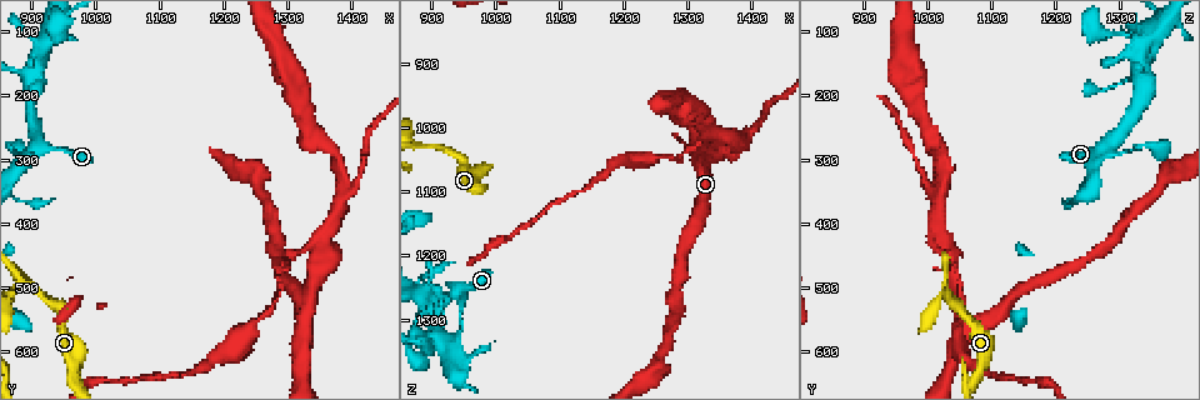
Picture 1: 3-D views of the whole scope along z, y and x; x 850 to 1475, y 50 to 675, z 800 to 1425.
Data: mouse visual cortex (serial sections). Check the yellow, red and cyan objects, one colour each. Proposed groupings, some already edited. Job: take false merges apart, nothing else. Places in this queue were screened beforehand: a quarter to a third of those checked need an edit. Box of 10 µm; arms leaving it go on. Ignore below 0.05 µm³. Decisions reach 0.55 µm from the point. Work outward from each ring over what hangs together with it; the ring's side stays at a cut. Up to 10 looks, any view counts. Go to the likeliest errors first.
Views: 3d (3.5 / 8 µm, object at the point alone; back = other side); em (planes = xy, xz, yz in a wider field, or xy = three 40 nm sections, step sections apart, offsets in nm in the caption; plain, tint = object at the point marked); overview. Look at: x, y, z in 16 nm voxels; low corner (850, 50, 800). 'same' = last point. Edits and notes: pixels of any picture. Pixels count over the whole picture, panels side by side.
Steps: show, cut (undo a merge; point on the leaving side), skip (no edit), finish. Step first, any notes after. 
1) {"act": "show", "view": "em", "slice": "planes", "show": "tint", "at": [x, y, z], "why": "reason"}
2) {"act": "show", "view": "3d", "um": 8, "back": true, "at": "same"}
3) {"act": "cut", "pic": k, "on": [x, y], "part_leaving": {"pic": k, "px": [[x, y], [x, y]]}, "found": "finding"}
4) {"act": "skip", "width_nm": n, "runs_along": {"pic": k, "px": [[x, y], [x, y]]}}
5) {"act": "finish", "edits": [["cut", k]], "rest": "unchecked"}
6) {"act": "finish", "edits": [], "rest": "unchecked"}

{"act": "show", "view": "3d", "um": 8, "at": [895, 500, 1030], "why": "sharp bend"}

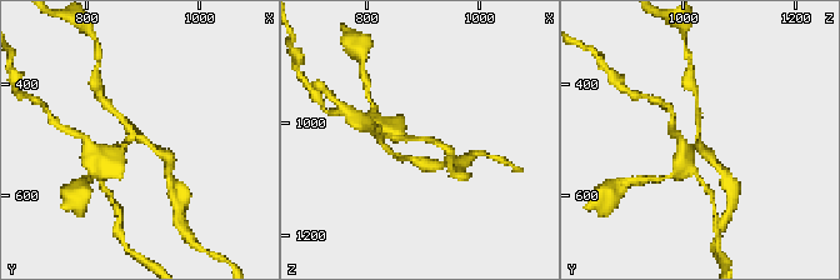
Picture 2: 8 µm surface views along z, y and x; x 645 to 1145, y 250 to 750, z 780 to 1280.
{"act": "show", "view": "em", "slice": "xy", "step": 1, "show": "tint", "at": "same", "arms": 3, "arm_widths_nm": [150, 200, 200]}

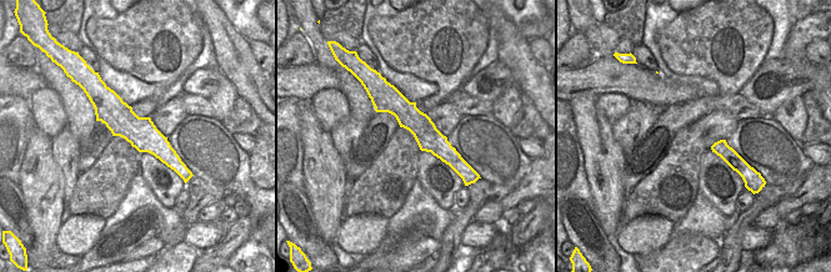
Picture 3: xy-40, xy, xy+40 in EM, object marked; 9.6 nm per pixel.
{"act": "cut", "pic": 2, "on": [390, 128], "part_leaving": {"pic": 2, "px": [[130, 140], [116, 158], [120, 180]]}, "found": "two cells meet here"}

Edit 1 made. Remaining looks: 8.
{"act": "show", "view": "3d", "um": 8, "at": [915, 280, 1275], "why": "three-way junction"}

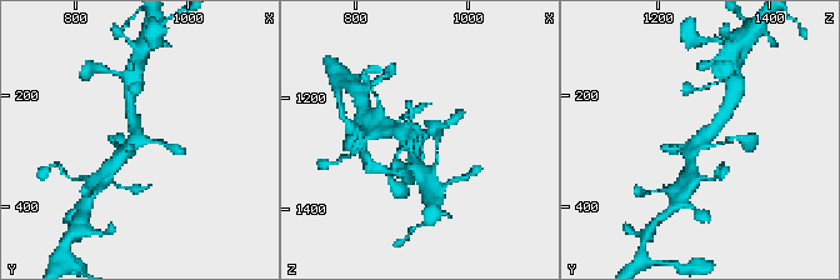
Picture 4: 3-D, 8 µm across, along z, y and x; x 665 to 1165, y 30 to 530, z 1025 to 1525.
{"act": "show", "view": "3d", "um": 3.5, "at": "same", "why": "closer look"}

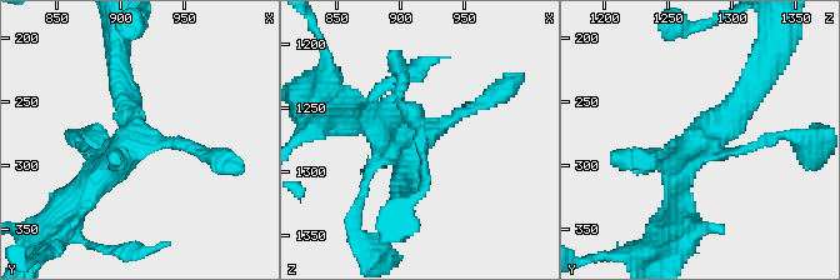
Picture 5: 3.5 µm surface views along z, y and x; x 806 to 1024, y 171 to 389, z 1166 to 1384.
{"act": "show", "view": "em", "slice": "xy", "step": 5, "show": "tint", "at": [916, 280, 1276]}

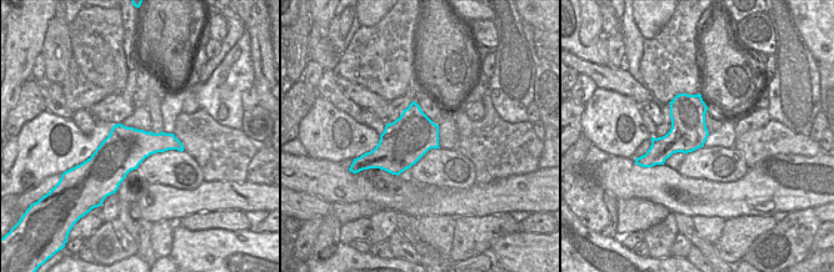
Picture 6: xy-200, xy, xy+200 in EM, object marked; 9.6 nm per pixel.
{"act": "skip", "runs_along": {"pic": 5, "px": [[488, 100], [415, 144], [404, 199]]}, "found": "continuous, no second cell"}

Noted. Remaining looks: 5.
{"act": "show", "view": "3d", "um": 3.5, "at": [1355, 430, 1020], "why": "abrupt turn"}

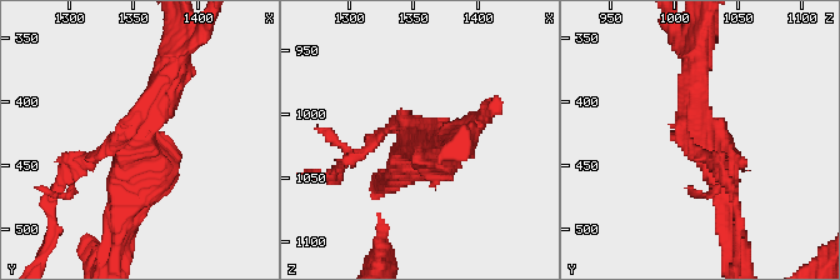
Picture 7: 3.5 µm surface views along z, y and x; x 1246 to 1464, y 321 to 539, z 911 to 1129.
{"act": "show", "view": "em", "slice": "planes", "show": "tint", "at": [1352, 434, 1020], "arms": 3, "arm_widths_nm": [150, 300, 350]}

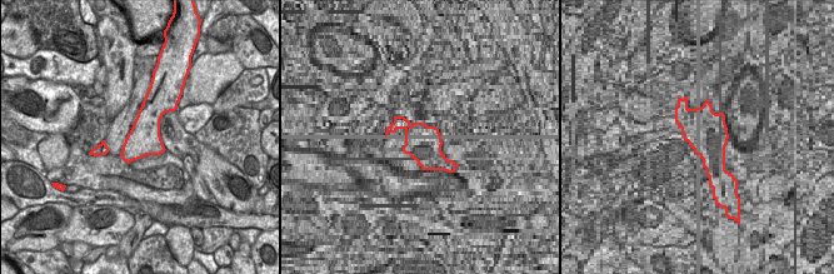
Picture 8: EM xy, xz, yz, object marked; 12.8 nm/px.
{"act": "cut", "pic": 7, "on": [358, 153], "found": "two cells meet here"}

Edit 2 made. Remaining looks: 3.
{"act": "show", "view": "overview"}

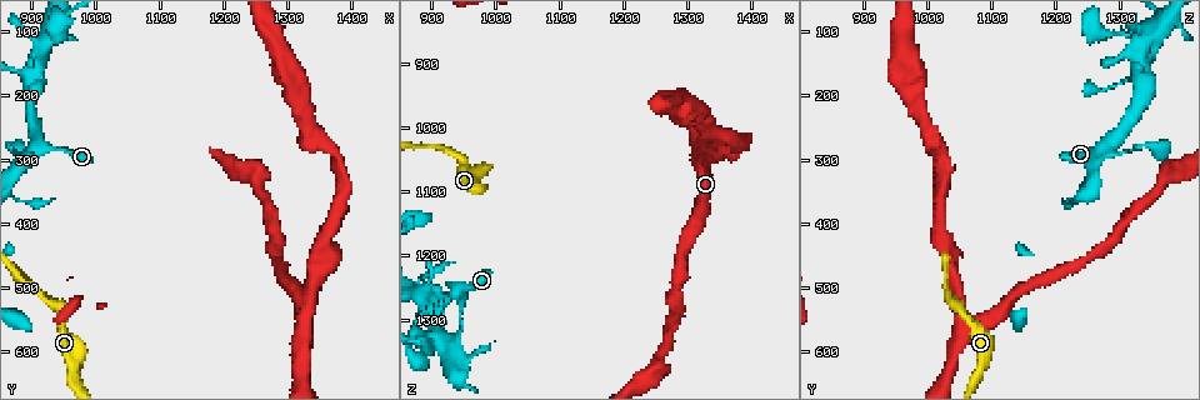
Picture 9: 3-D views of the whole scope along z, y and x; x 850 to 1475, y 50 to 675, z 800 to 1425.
{"act": "show", "view": "em", "slice": "xy", "step": 3, "show": "tint", "at": [905, 165, 1325], "why": "abrupt turn"}

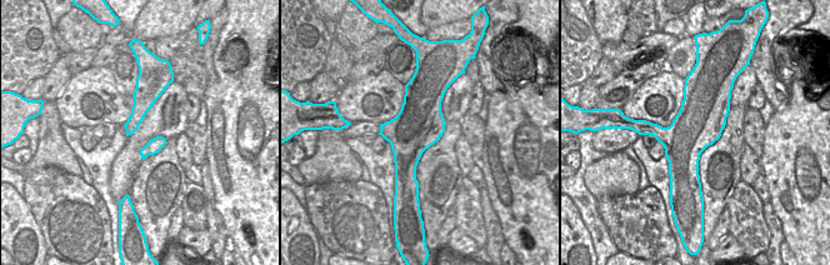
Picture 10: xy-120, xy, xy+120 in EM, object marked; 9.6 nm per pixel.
{"act": "show", "view": "3d", "um": 3.5, "at": "same", "why": "see where the arms go"}

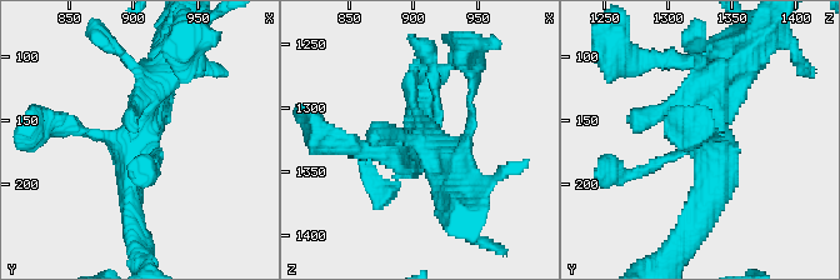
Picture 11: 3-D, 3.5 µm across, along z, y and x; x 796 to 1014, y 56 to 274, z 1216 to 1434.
{"act": "skip", "width_nm": 460, "runs_along": {"pic": 11, "px": [[704, 201], [710, 136], [634, 171]]}, "found": "all the same cell"}

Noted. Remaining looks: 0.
{"act": "finish", "edits": [["cut", 2], ["cut", 7]], "rest": "unchecked"}

